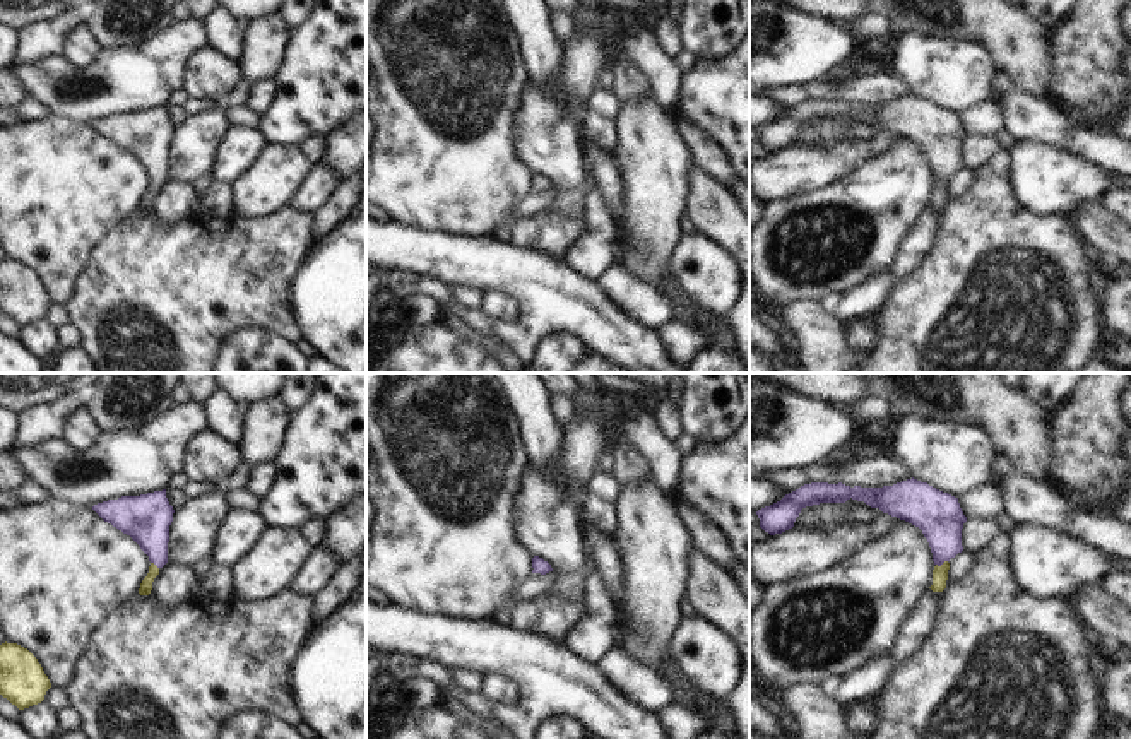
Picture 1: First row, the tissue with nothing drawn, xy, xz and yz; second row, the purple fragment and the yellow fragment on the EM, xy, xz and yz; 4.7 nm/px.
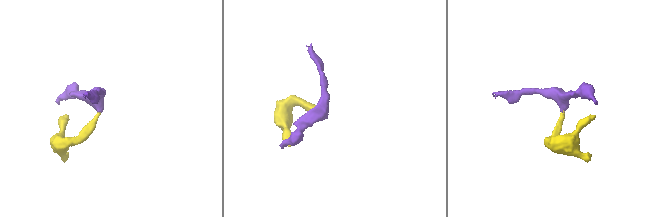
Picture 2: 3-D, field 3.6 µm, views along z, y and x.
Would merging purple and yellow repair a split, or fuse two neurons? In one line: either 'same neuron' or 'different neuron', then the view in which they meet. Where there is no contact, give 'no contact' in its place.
same neuron; contact in yz

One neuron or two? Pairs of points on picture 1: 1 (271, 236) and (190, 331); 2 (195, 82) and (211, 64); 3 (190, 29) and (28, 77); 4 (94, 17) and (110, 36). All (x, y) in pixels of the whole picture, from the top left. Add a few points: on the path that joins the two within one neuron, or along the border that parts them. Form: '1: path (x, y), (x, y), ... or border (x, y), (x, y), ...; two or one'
1: path (247, 260), (201, 307); one
2: path (201, 77), (209, 69); one
3: path (149, 70), (125, 79), (110, 94), (69, 105); one
4: path (100, 23), (108, 31); one

